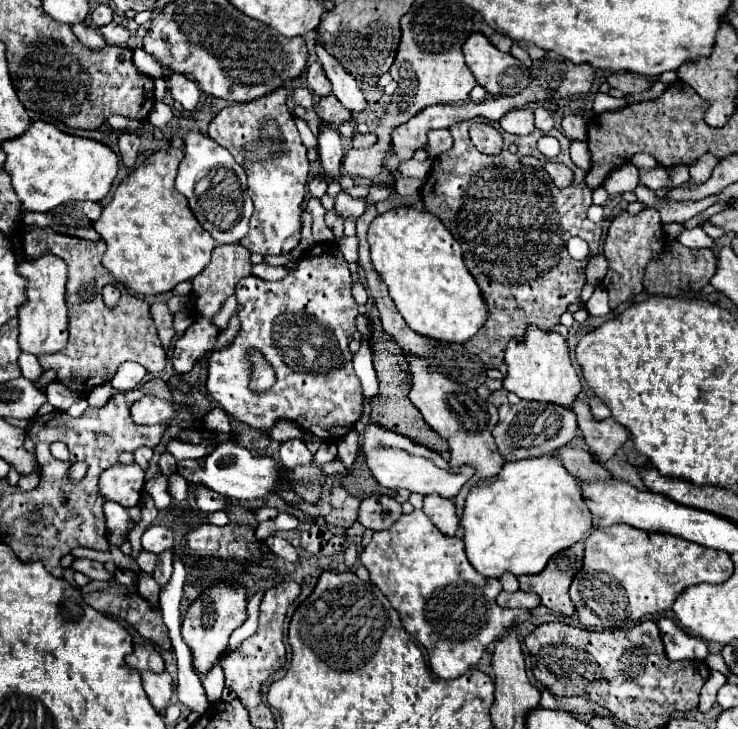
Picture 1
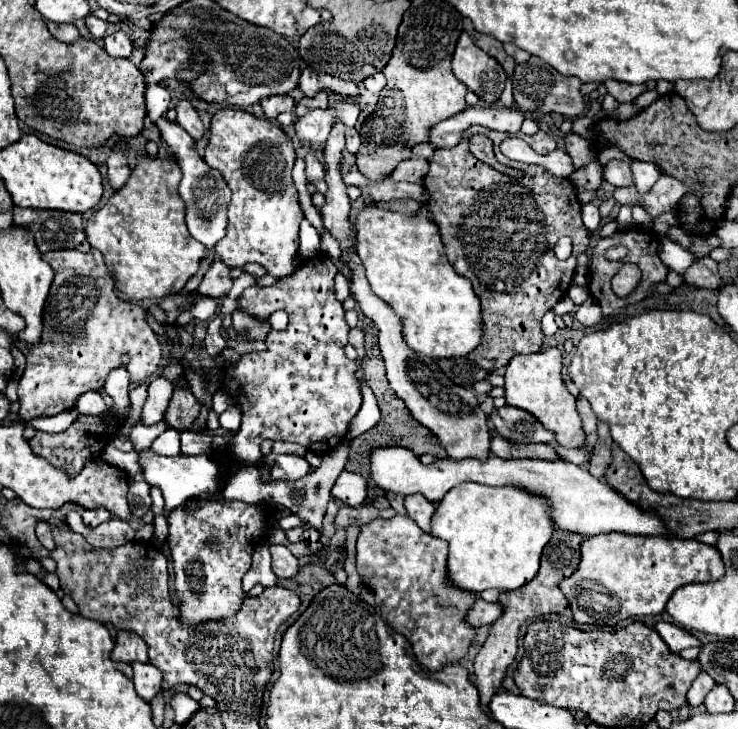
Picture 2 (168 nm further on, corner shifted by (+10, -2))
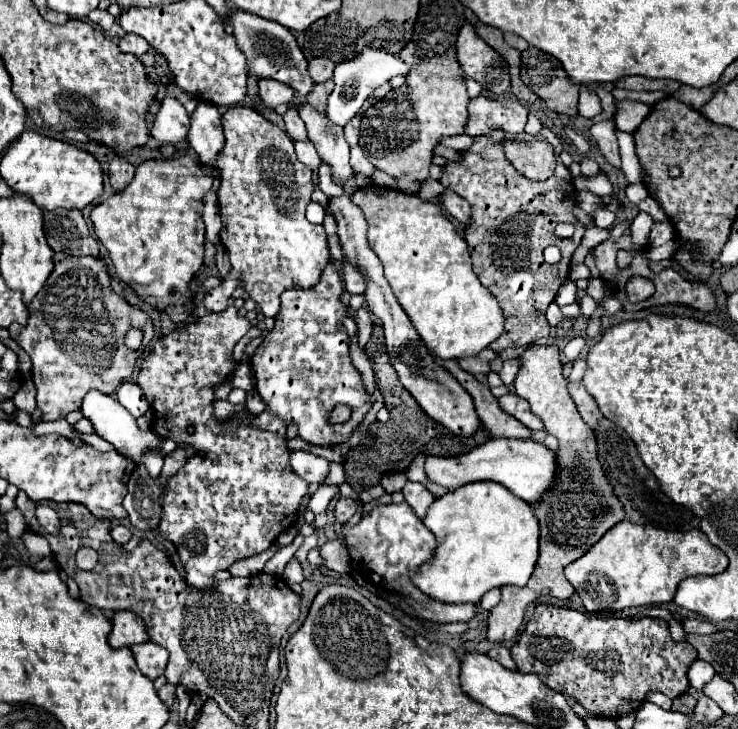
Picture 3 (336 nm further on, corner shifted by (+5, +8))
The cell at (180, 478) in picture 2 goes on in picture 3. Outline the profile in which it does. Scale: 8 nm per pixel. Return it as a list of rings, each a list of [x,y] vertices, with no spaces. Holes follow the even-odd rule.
[[[93,389],[93,391],[89,391],[85,395],[85,401],[81,405],[81,411],[93,423],[93,427],[95,427],[95,431],[97,431],[99,437],[103,437],[109,443],[113,443],[113,447],[121,455],[133,459],[135,463],[141,463],[141,459],[145,457],[145,453],[159,451],[159,447],[163,443],[163,439],[155,431],[143,431],[143,429],[139,429],[139,425],[131,417],[131,413],[113,395],[107,395],[107,393],[101,393],[101,391]]]

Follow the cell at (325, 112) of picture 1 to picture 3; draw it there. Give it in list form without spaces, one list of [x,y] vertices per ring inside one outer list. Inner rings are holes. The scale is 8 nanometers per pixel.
[[[329,79],[329,81],[325,81],[325,83],[315,85],[315,87],[313,87],[313,91],[311,91],[305,99],[307,99],[307,103],[309,103],[313,109],[317,109],[319,113],[323,113],[323,111],[325,111],[327,95],[329,95],[331,91],[333,91],[333,81]]]

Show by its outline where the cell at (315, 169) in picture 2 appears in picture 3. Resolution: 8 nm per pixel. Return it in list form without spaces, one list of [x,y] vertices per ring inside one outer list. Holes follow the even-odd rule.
[[[293,105],[285,113],[285,129],[287,129],[287,133],[289,133],[291,139],[295,139],[295,141],[307,141],[307,127],[301,121],[301,117],[299,117],[299,113],[297,113],[297,109]]]

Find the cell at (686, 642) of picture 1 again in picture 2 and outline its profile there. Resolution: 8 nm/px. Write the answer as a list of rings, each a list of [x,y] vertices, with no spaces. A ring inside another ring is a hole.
[[[658,623],[658,625],[656,625],[656,631],[660,633],[660,637],[668,643],[670,651],[674,651],[674,653],[678,653],[678,651],[682,651],[682,649],[688,649],[688,647],[692,647],[692,645],[696,645],[696,647],[702,645],[692,633],[680,629],[680,627],[672,625],[672,623]]]

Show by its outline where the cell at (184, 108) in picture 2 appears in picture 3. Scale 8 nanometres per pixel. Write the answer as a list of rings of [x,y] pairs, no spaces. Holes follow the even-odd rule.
[[[199,101],[191,113],[191,127],[187,135],[189,145],[199,153],[203,165],[215,167],[215,157],[223,147],[223,127],[221,113],[213,103]]]

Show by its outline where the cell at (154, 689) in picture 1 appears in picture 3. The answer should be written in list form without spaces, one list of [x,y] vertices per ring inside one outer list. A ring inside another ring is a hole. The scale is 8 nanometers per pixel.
[[[147,641],[141,645],[133,645],[131,651],[133,651],[135,661],[137,661],[137,665],[145,677],[155,681],[159,675],[163,675],[167,659],[169,659],[169,653],[165,653],[165,649]]]

